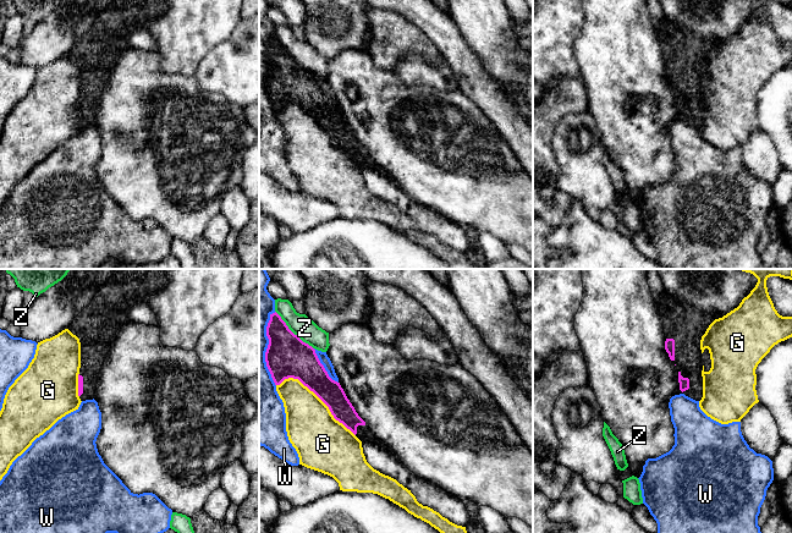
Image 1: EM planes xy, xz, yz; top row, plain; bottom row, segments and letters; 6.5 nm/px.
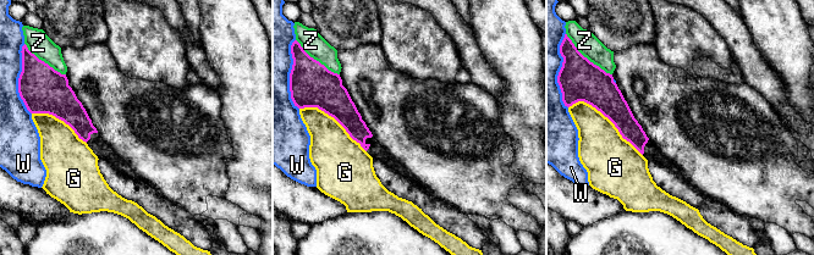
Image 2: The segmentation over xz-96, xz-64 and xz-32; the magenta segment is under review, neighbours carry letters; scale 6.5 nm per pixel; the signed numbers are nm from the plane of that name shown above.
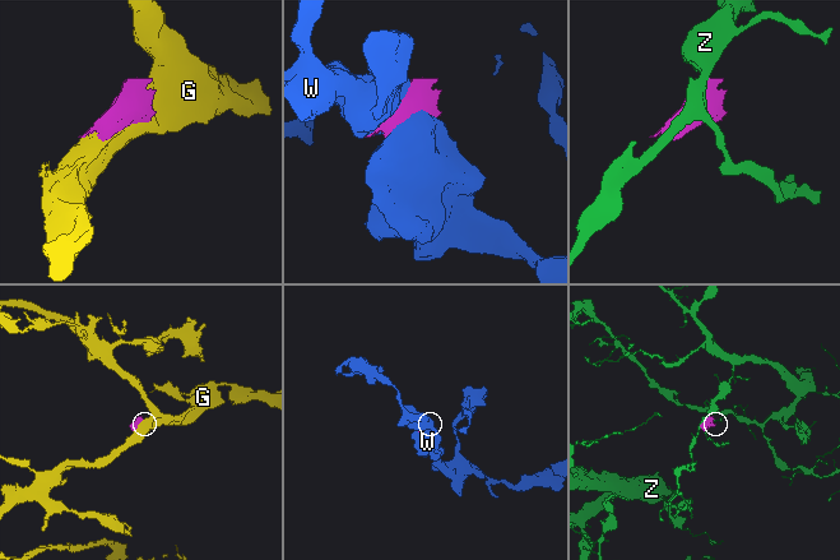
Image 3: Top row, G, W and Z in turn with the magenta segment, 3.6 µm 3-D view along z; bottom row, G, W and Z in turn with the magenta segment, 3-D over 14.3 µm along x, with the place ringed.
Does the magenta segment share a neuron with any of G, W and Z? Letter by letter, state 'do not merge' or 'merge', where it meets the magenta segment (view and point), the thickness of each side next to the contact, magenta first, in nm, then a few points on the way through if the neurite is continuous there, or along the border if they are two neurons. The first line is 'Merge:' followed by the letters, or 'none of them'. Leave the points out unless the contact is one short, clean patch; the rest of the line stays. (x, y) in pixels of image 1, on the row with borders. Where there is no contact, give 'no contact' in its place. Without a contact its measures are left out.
Merge: none of them
G: do not merge | xz (318, 396) | 220/320 nm
W: do not merge | xz (323, 367) | 280/70 nm
Z: do not merge | xz (291, 331) | 280/150 nm

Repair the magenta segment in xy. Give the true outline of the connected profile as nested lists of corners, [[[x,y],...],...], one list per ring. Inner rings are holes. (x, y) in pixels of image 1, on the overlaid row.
[[[116,269],[101,291],[68,325],[68,330],[81,342],[81,368],[78,374],[78,396],[81,401],[93,400],[99,372],[106,358],[108,347],[117,330],[125,325],[128,311],[139,303],[148,303],[150,296],[167,281],[166,269]]]

